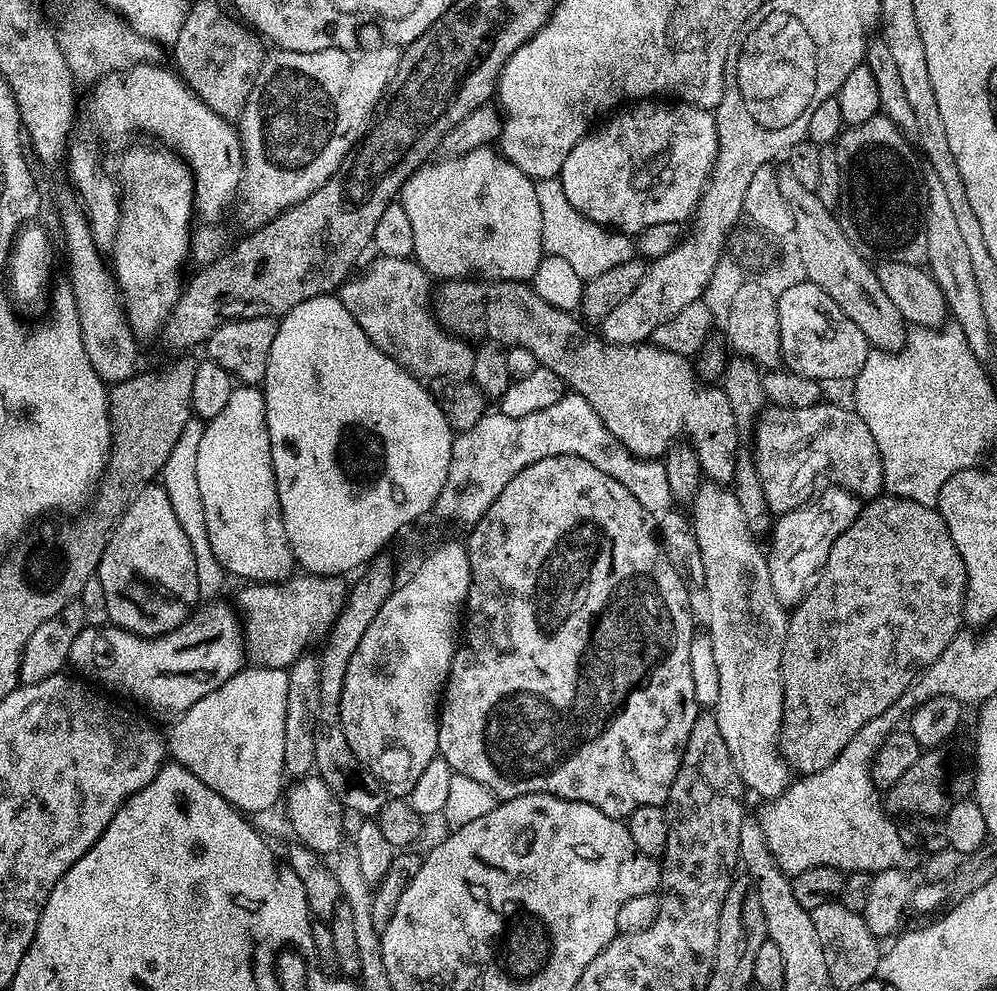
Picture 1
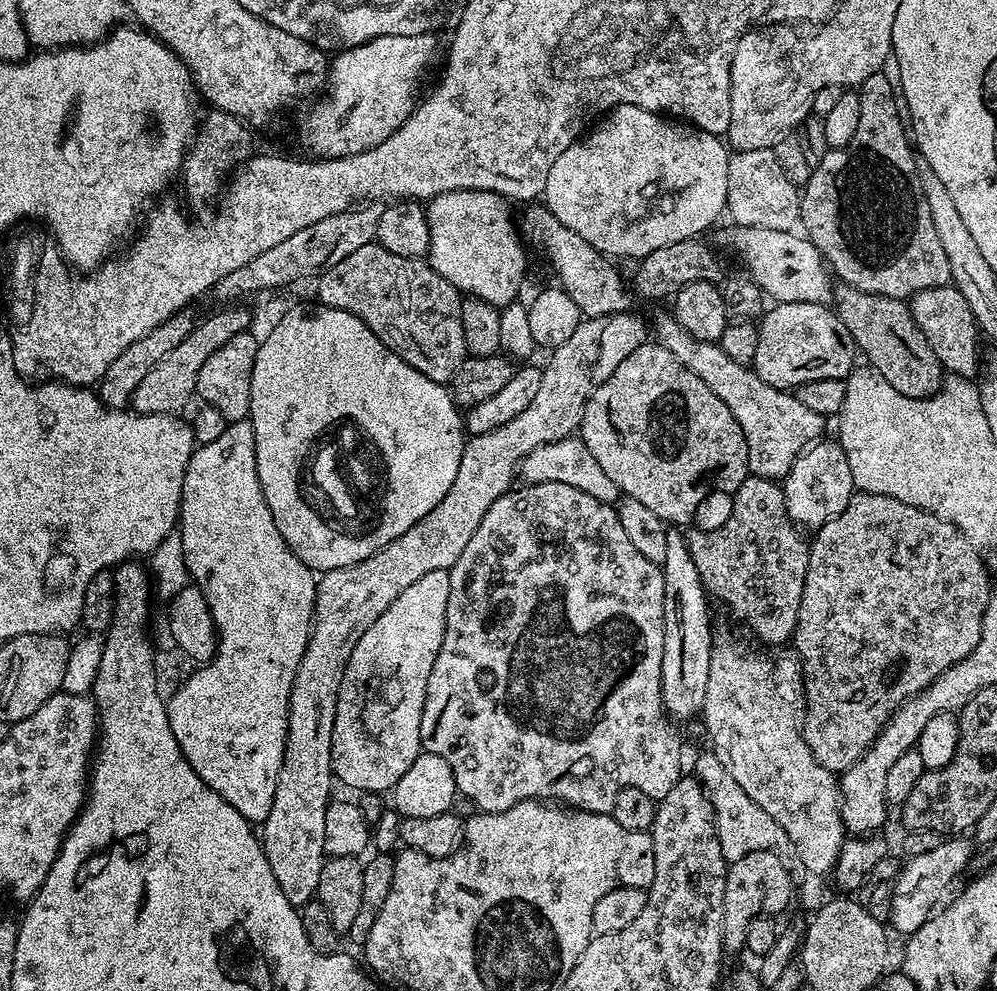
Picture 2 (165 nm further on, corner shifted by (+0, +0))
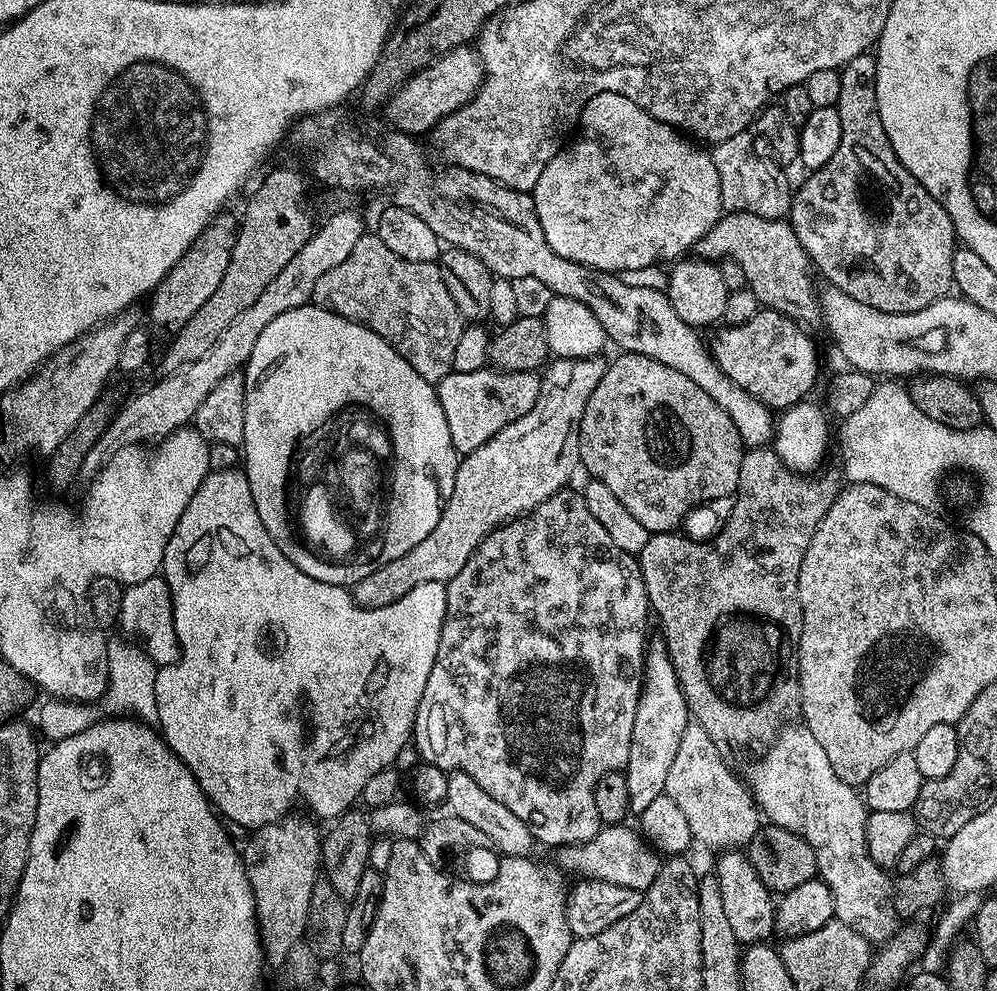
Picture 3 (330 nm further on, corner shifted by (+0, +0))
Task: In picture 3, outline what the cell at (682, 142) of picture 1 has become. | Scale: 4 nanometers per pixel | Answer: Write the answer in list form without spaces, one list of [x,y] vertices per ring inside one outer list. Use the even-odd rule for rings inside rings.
[[[599,92],[597,96],[590,98],[590,102],[586,102],[580,115],[578,135],[571,143],[561,148],[558,155],[550,158],[546,170],[542,170],[542,178],[538,178],[538,182],[532,187],[530,193],[538,214],[538,222],[542,226],[542,234],[546,234],[546,242],[550,246],[550,250],[554,250],[554,254],[558,254],[564,260],[578,262],[587,268],[597,268],[613,274],[640,272],[643,268],[650,267],[651,264],[660,264],[663,260],[672,262],[691,253],[695,249],[698,238],[702,238],[702,234],[710,231],[720,221],[722,215],[720,191],[718,190],[718,170],[714,170],[711,155],[707,151],[703,152],[700,149],[703,147],[699,143],[693,142],[687,135],[681,134],[677,129],[671,128],[670,125],[664,124],[658,118],[650,115],[643,103],[635,104],[632,99],[631,95],[623,92]]]

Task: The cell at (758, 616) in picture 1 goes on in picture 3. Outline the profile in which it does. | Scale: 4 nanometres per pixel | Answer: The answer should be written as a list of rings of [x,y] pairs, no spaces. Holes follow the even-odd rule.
[[[793,722],[781,728],[767,748],[768,753],[752,768],[750,791],[752,799],[756,801],[756,807],[771,823],[782,826],[810,842],[819,879],[826,882],[834,898],[835,919],[856,930],[873,945],[879,946],[885,940],[892,939],[898,931],[898,917],[890,903],[890,876],[885,869],[872,861],[868,853],[868,812],[861,793],[853,785],[842,782],[838,774],[834,774],[834,766],[830,766],[829,760],[826,759],[826,750],[822,750],[818,738],[810,734],[808,725],[803,722]]]

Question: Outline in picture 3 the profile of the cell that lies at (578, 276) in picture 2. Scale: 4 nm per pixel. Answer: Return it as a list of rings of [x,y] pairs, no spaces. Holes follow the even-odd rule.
[[[320,118],[315,122],[300,122],[291,129],[290,140],[293,140],[298,147],[304,152],[309,152],[312,157],[309,158],[308,164],[312,167],[313,181],[321,180],[324,184],[329,184],[332,188],[349,188],[354,192],[368,192],[373,188],[376,192],[389,192],[392,195],[391,203],[398,208],[405,208],[410,210],[410,214],[418,214],[418,218],[422,218],[422,222],[426,222],[426,226],[430,226],[430,230],[434,230],[436,237],[442,241],[445,245],[461,248],[466,250],[470,254],[474,254],[478,259],[486,265],[492,272],[493,277],[500,277],[502,279],[508,279],[514,281],[514,252],[506,252],[506,226],[514,226],[514,228],[520,228],[524,230],[524,234],[530,234],[532,236],[532,273],[528,276],[536,280],[537,285],[549,288],[549,293],[557,296],[565,296],[566,298],[574,298],[578,302],[582,302],[582,306],[586,306],[586,310],[590,310],[590,314],[594,314],[594,318],[598,318],[598,322],[602,326],[602,330],[608,335],[609,341],[614,345],[617,344],[620,350],[624,352],[633,352],[634,354],[642,354],[643,356],[649,356],[654,358],[658,362],[662,362],[666,366],[670,366],[674,370],[678,370],[678,374],[686,374],[686,378],[690,378],[690,382],[694,382],[698,386],[702,386],[702,390],[706,390],[706,394],[710,394],[710,398],[714,398],[714,402],[718,402],[718,406],[722,406],[722,410],[726,410],[726,414],[730,414],[730,422],[734,422],[734,426],[738,426],[738,434],[742,438],[745,449],[750,448],[763,448],[773,439],[774,436],[774,412],[773,409],[767,408],[758,398],[754,398],[750,394],[746,394],[746,390],[739,388],[734,382],[730,382],[730,378],[726,378],[726,374],[722,374],[722,370],[716,365],[716,359],[712,357],[709,345],[706,340],[703,340],[701,333],[689,326],[686,322],[682,322],[682,318],[678,318],[678,310],[674,310],[674,306],[668,301],[667,295],[663,291],[660,292],[656,288],[643,288],[640,284],[627,284],[627,279],[621,278],[619,275],[603,272],[597,268],[587,268],[582,266],[578,262],[570,262],[564,260],[558,254],[554,254],[554,250],[550,250],[550,246],[546,242],[546,234],[542,234],[542,226],[538,222],[538,214],[536,213],[536,207],[532,201],[531,195],[526,192],[519,192],[513,188],[506,187],[505,184],[499,184],[494,178],[490,178],[486,174],[478,174],[474,170],[466,170],[465,168],[458,168],[455,166],[443,166],[444,168],[432,168],[432,164],[428,161],[428,156],[424,153],[424,148],[419,144],[415,135],[407,132],[397,131],[396,136],[360,136],[360,132],[356,128],[348,128],[348,124],[344,120],[324,120],[328,118]]]

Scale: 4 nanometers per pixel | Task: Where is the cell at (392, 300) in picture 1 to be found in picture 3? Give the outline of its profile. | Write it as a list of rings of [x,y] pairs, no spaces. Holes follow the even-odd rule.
[[[366,234],[350,250],[350,258],[334,270],[326,270],[312,291],[312,300],[319,307],[328,308],[344,316],[347,320],[355,320],[357,324],[365,324],[374,330],[384,341],[393,348],[422,378],[438,382],[452,371],[454,349],[458,346],[458,337],[466,326],[458,306],[454,306],[454,298],[450,298],[450,290],[446,290],[446,282],[440,273],[439,263],[436,262],[406,262],[406,258],[398,258],[394,250],[390,250],[375,234]]]

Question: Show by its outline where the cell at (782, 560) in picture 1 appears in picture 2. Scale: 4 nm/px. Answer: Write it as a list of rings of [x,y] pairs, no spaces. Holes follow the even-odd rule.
[[[820,438],[809,443],[808,449],[805,452],[803,449],[793,460],[792,469],[782,480],[786,510],[790,514],[793,524],[804,530],[807,528],[809,530],[818,529],[826,522],[830,522],[830,518],[838,518],[838,514],[842,514],[842,510],[846,510],[850,498],[854,495],[852,479],[850,478],[850,462],[846,462],[846,454],[842,450],[842,446],[835,439],[824,439]]]

